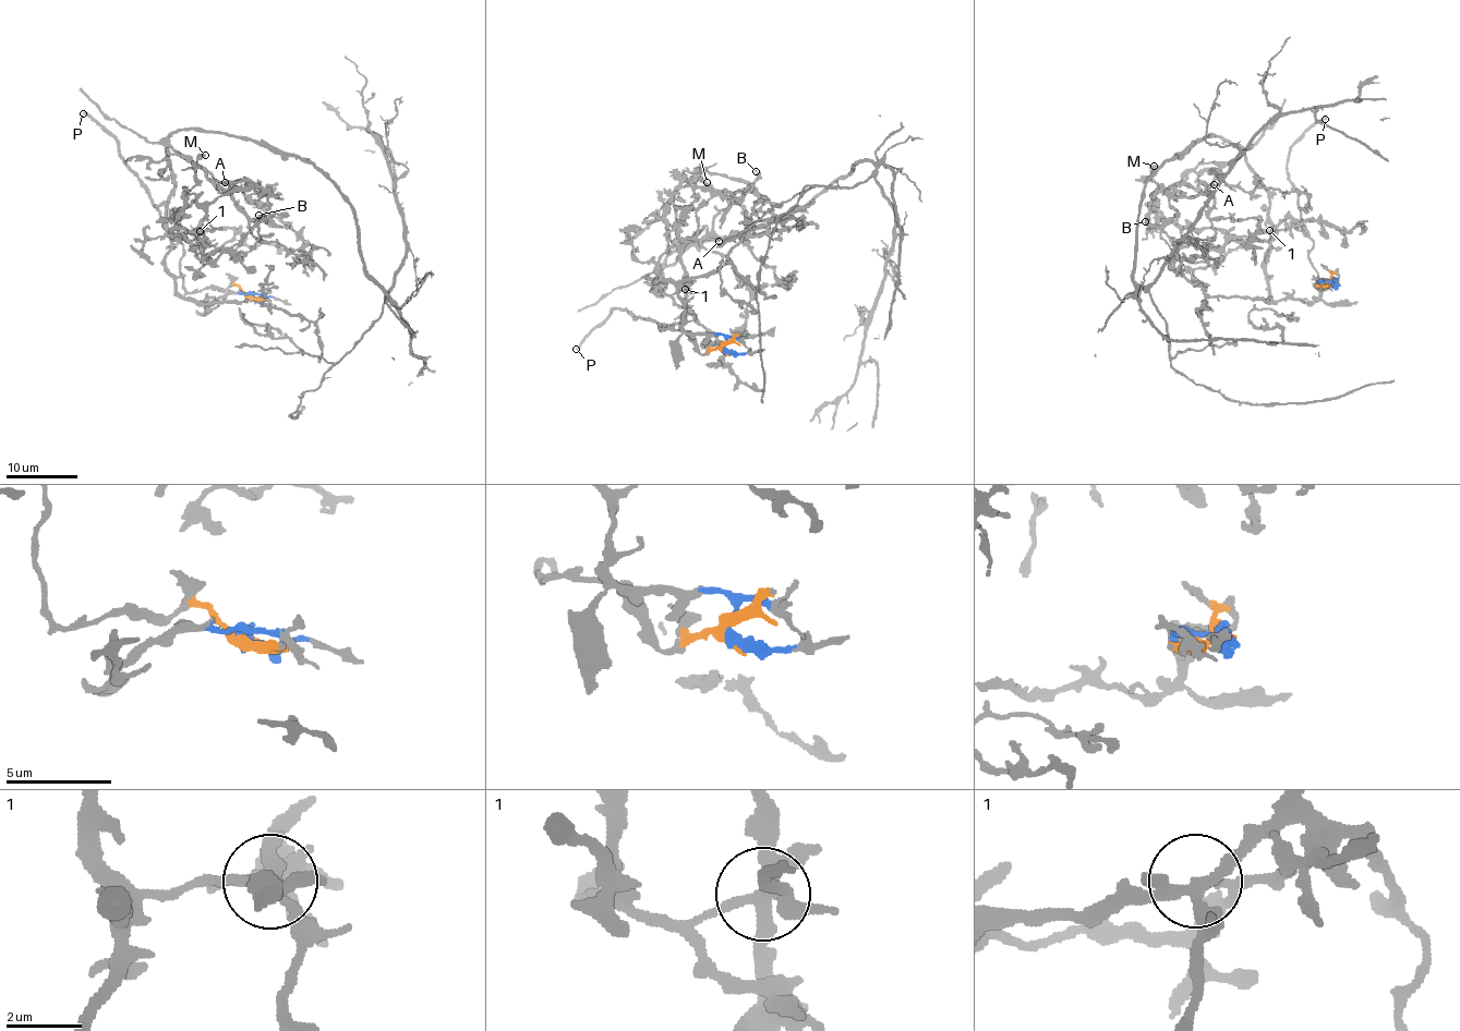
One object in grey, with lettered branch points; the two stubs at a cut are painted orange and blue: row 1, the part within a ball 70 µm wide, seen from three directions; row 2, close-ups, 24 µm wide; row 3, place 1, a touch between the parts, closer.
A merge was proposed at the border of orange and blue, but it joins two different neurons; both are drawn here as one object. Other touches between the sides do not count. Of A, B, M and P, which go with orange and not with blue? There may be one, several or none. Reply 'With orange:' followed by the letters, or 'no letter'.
With orange: B, M, P

